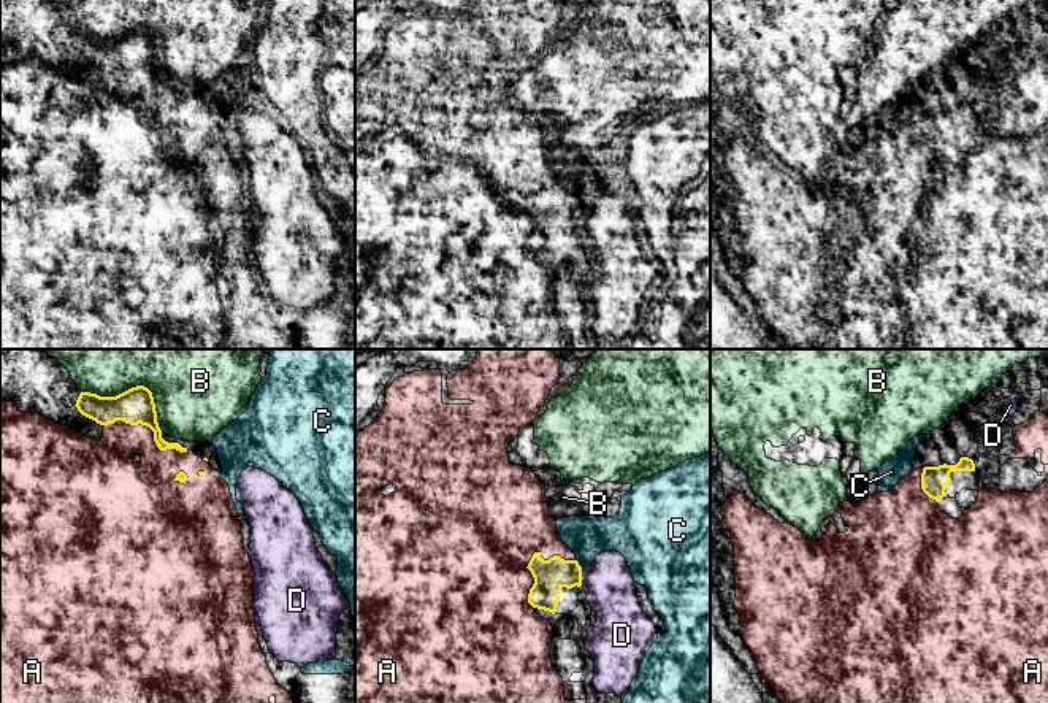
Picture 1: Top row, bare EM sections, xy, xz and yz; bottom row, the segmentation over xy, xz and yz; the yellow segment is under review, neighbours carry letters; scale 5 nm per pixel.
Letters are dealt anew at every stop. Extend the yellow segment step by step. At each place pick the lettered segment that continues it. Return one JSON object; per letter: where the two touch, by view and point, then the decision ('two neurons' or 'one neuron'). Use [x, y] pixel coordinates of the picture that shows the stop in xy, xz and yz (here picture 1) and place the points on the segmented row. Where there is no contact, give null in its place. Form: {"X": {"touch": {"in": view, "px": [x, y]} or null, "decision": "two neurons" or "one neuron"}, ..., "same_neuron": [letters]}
{"A": {"touch": {"in": "xz", "px": [530, 560]}, "decision": "one neuron"}, "B": {"touch": {"in": "xy", "px": [135, 387]}, "decision": "two neurons"}, "C": {"touch": {"in": "xz", "px": [577, 564]}, "decision": "two neurons"}, "D": {"touch": {"in": "xz", "px": [581, 576]}, "decision": "two neurons"}, "same_neuron": ["A"]}

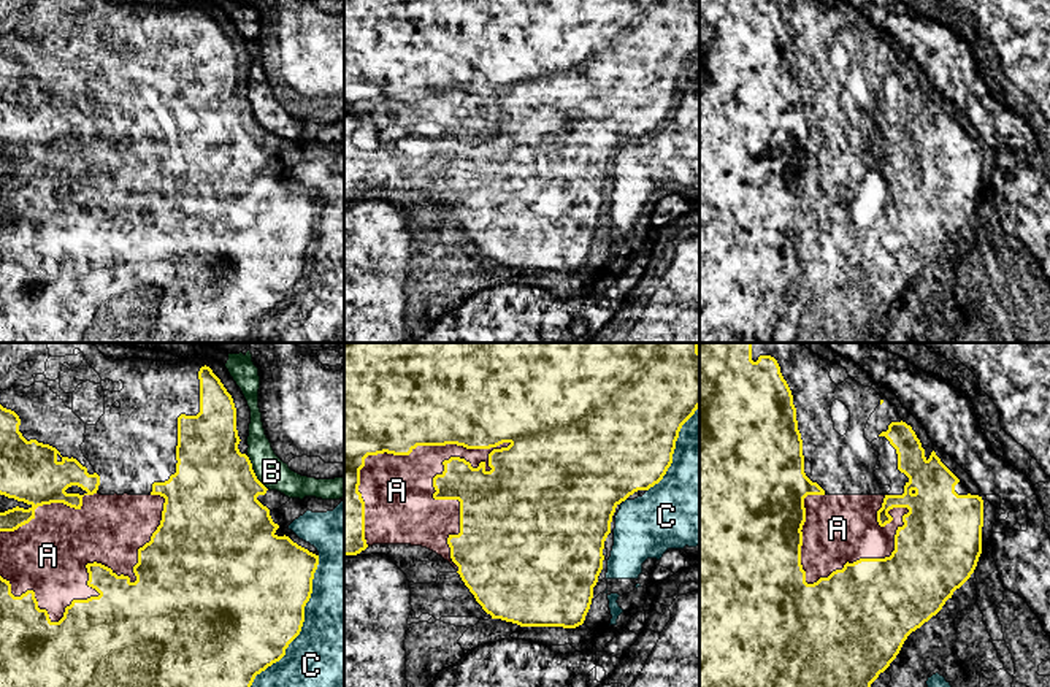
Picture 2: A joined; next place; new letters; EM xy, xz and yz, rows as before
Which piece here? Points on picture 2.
{"A": {"touch": {"in": "xz", "px": [395, 454]}, "decision": "one neuron"}, "B": {"touch": {"in": "xy", "px": [254, 473]}, "decision": "two neurons"}, "C": {"touch": {"in": "xy", "px": [302, 624]}, "decision": "two neurons"}, "same_neuron": ["A"]}

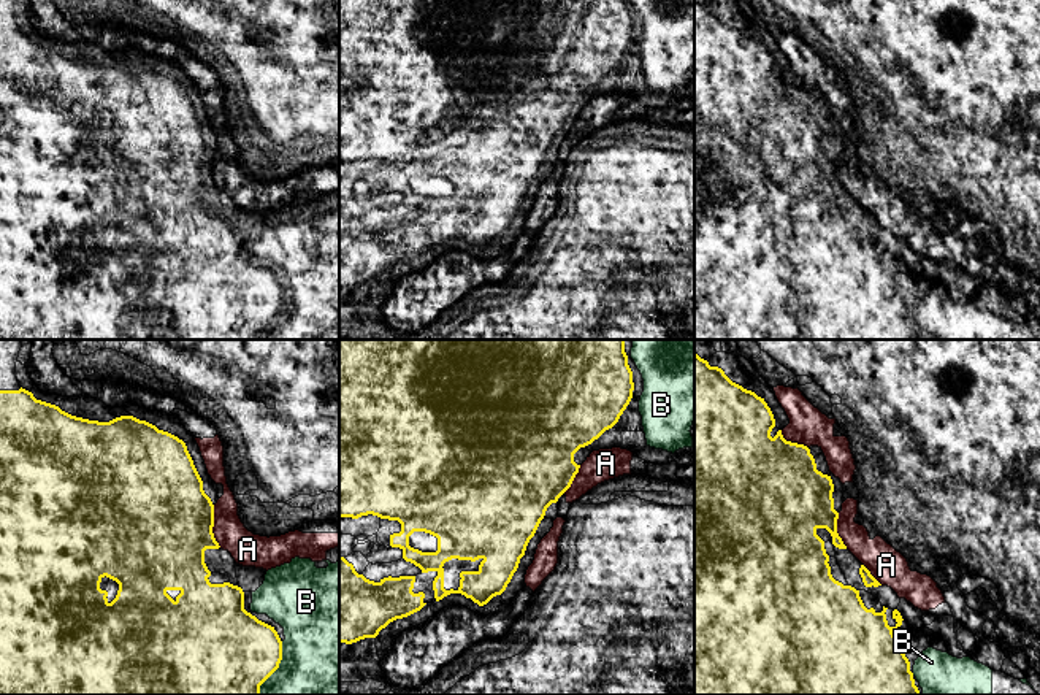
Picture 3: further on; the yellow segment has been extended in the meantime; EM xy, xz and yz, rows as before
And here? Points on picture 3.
{"A": {"touch": {"in": "xy", "px": [213, 526]}, "decision": "two neurons"}, "B": {"touch": {"in": "xy", "px": [278, 665]}, "decision": "two neurons"}, "same_neuron": []}

